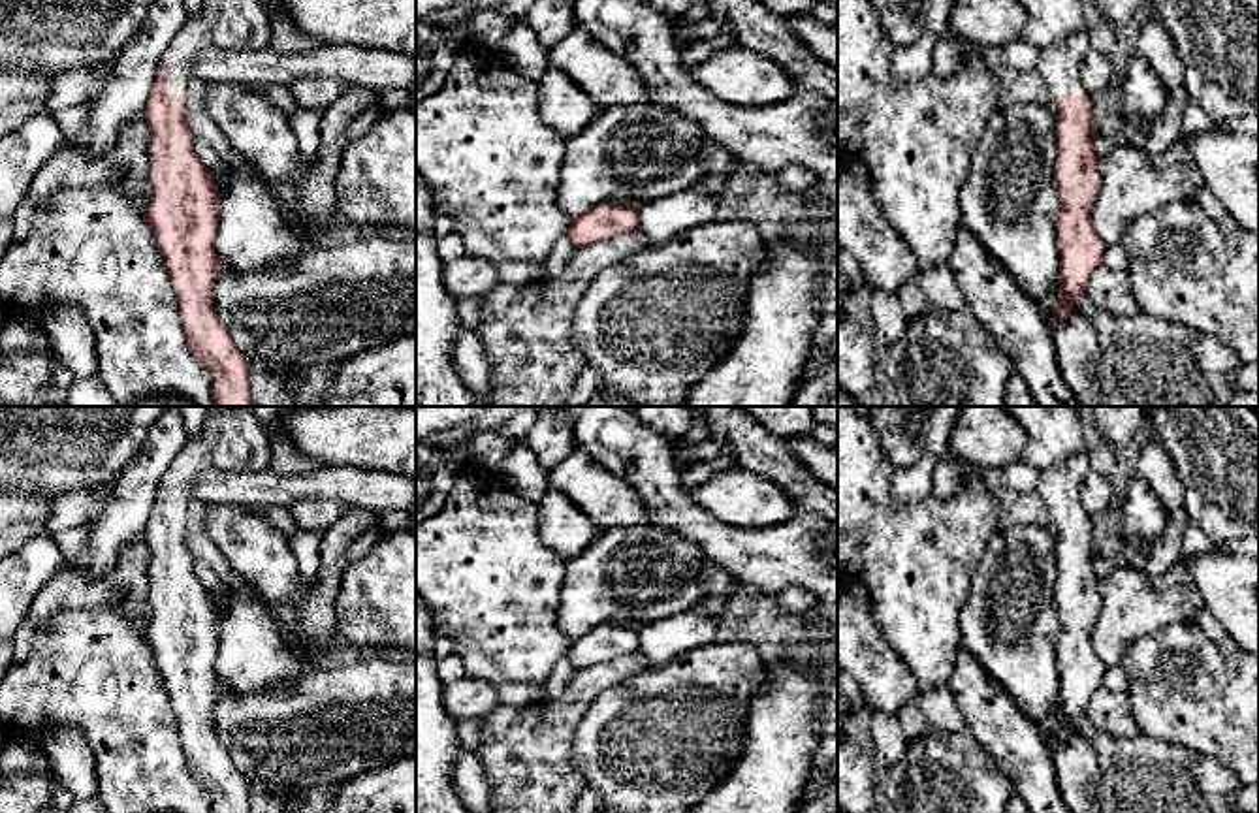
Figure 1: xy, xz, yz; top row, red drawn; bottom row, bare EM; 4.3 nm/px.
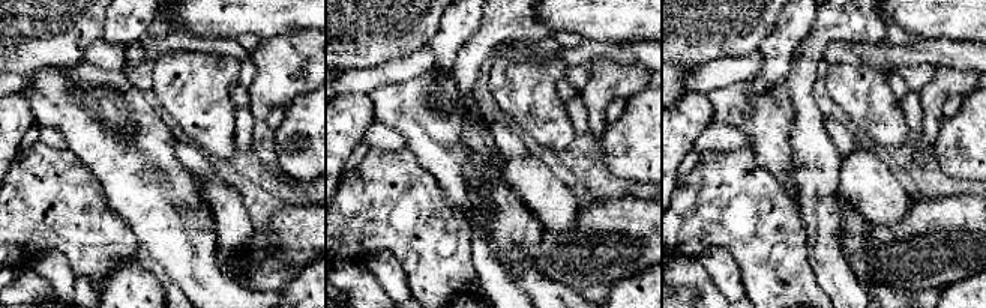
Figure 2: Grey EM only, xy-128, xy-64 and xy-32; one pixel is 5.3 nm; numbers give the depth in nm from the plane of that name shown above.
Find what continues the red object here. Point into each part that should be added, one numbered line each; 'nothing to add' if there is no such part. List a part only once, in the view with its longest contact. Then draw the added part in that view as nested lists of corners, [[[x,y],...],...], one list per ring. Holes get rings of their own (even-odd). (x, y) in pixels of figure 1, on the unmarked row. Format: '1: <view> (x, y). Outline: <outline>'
1: xy (232, 439). Outline: [[[209,406],[201,433],[188,437],[184,448],[162,476],[160,486],[171,487],[173,516],[188,516],[188,504],[194,499],[190,486],[207,469],[233,472],[260,472],[271,469],[271,435],[269,429],[258,423],[252,406]]]

